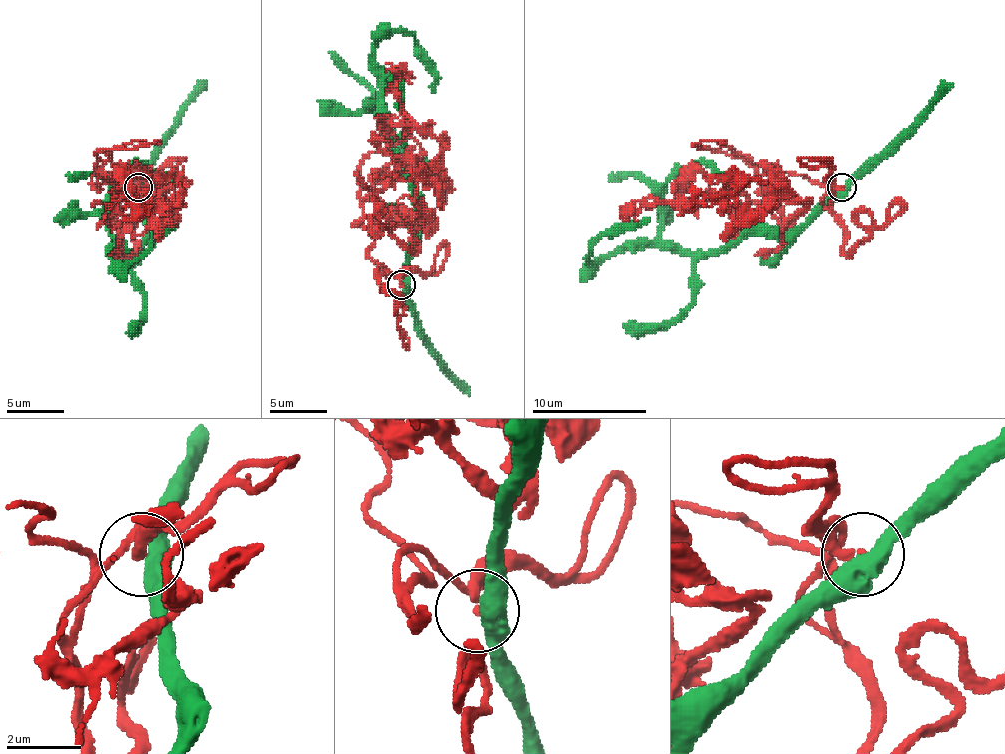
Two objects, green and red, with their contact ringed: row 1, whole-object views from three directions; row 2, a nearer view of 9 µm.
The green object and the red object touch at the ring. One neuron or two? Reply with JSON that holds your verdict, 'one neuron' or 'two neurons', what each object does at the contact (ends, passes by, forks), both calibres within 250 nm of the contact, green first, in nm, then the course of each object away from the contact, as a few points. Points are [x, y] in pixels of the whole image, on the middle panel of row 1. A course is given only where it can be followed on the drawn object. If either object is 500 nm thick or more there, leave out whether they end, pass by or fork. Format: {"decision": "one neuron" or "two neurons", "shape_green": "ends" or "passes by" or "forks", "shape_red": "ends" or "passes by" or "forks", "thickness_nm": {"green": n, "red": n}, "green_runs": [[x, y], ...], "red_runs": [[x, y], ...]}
{"decision": "two neurons", "thickness_nm": {"green": 500, "red": 200}, "green_runs": [[403, 284], [420, 226], [417, 186], [383, 123], [374, 46], [397, 32], [414, 38], [434, 78], [432, 92]], "red_runs": [[400, 284], [354, 224], [369, 198], [380, 209], [394, 172], [386, 123], [403, 118], [397, 72], [386, 69]]}

